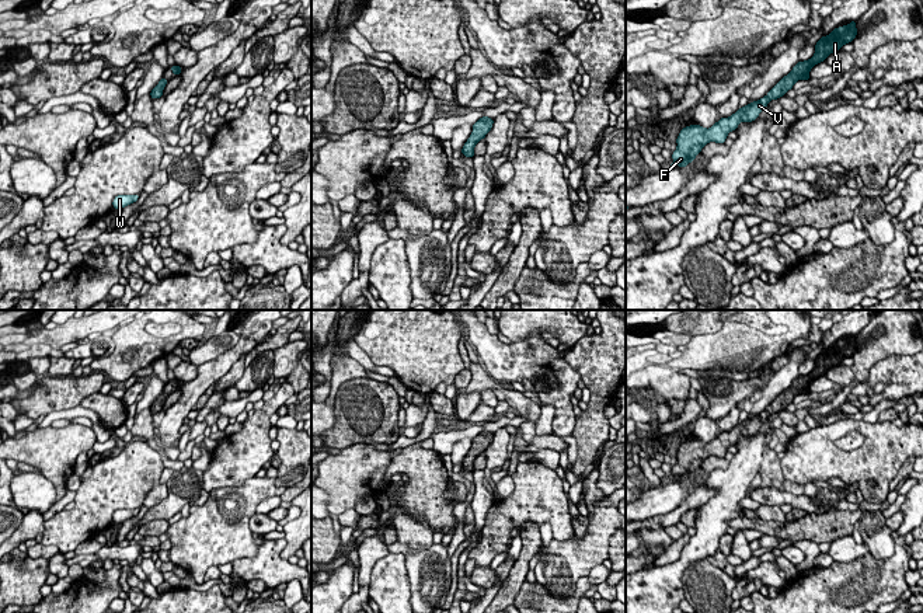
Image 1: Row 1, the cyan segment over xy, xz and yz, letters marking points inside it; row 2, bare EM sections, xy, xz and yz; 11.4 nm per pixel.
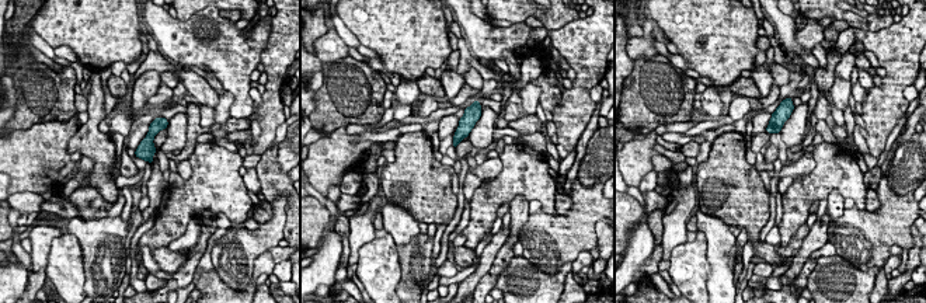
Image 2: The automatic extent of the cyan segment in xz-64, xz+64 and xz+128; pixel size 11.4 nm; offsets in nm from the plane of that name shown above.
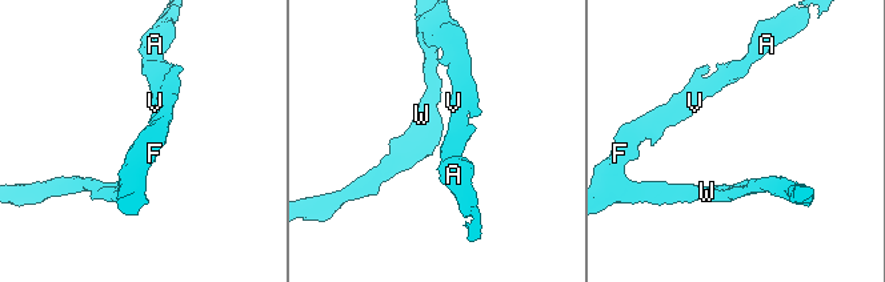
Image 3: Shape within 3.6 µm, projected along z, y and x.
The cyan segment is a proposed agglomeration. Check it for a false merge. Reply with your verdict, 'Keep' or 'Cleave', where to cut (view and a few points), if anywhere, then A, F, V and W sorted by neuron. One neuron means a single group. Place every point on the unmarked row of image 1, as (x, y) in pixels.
Keep. No split. Groups: A F V W

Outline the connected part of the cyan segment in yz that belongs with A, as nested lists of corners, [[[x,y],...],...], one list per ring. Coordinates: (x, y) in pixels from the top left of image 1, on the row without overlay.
[[[850,335],[849,339],[835,342],[829,349],[822,351],[815,359],[815,368],[811,373],[794,379],[793,384],[784,390],[776,400],[767,407],[766,411],[759,415],[753,415],[746,421],[741,421],[735,428],[728,432],[720,432],[710,443],[706,443],[697,438],[686,440],[680,445],[676,457],[678,462],[672,467],[672,480],[686,481],[694,476],[694,471],[701,466],[703,460],[708,456],[725,457],[727,449],[735,445],[741,435],[753,436],[759,428],[767,421],[770,414],[779,414],[793,403],[798,394],[809,394],[809,384],[823,376],[830,368],[839,365],[844,358],[853,356],[857,349],[857,335]]]

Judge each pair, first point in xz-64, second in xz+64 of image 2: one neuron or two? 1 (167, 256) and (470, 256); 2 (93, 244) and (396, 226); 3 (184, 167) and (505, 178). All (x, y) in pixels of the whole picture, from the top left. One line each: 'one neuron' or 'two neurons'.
1: one neuron
2: two neurons
3: two neurons

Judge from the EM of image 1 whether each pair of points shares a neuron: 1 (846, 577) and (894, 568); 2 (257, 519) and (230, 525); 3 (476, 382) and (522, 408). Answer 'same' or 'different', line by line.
1: same
2: different
3: same

